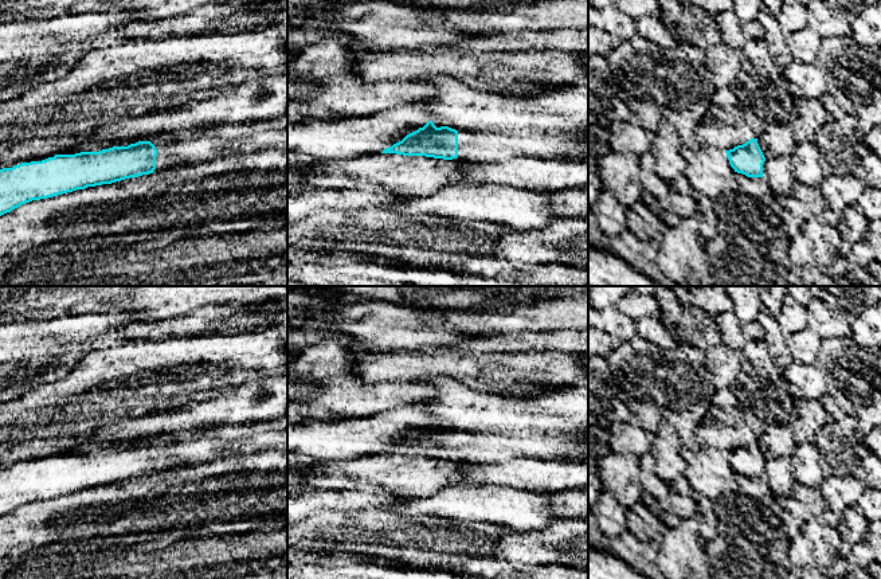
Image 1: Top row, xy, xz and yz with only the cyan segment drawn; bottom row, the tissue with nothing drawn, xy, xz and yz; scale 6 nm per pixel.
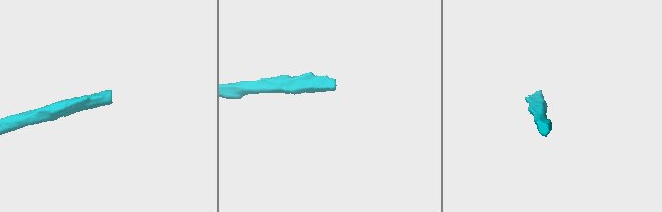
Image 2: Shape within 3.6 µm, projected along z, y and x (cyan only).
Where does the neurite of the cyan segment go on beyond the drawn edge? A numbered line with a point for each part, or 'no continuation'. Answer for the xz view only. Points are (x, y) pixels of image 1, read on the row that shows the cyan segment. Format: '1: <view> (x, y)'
1: xz (472, 145)

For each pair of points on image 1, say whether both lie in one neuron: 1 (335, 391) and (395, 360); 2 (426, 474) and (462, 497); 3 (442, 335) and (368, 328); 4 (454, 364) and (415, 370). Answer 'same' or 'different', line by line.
1: different
2: different
3: same
4: same

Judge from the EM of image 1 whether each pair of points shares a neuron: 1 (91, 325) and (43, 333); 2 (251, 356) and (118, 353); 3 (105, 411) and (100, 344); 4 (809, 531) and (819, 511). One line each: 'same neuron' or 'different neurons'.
1: same neuron
2: same neuron
3: different neurons
4: different neurons

